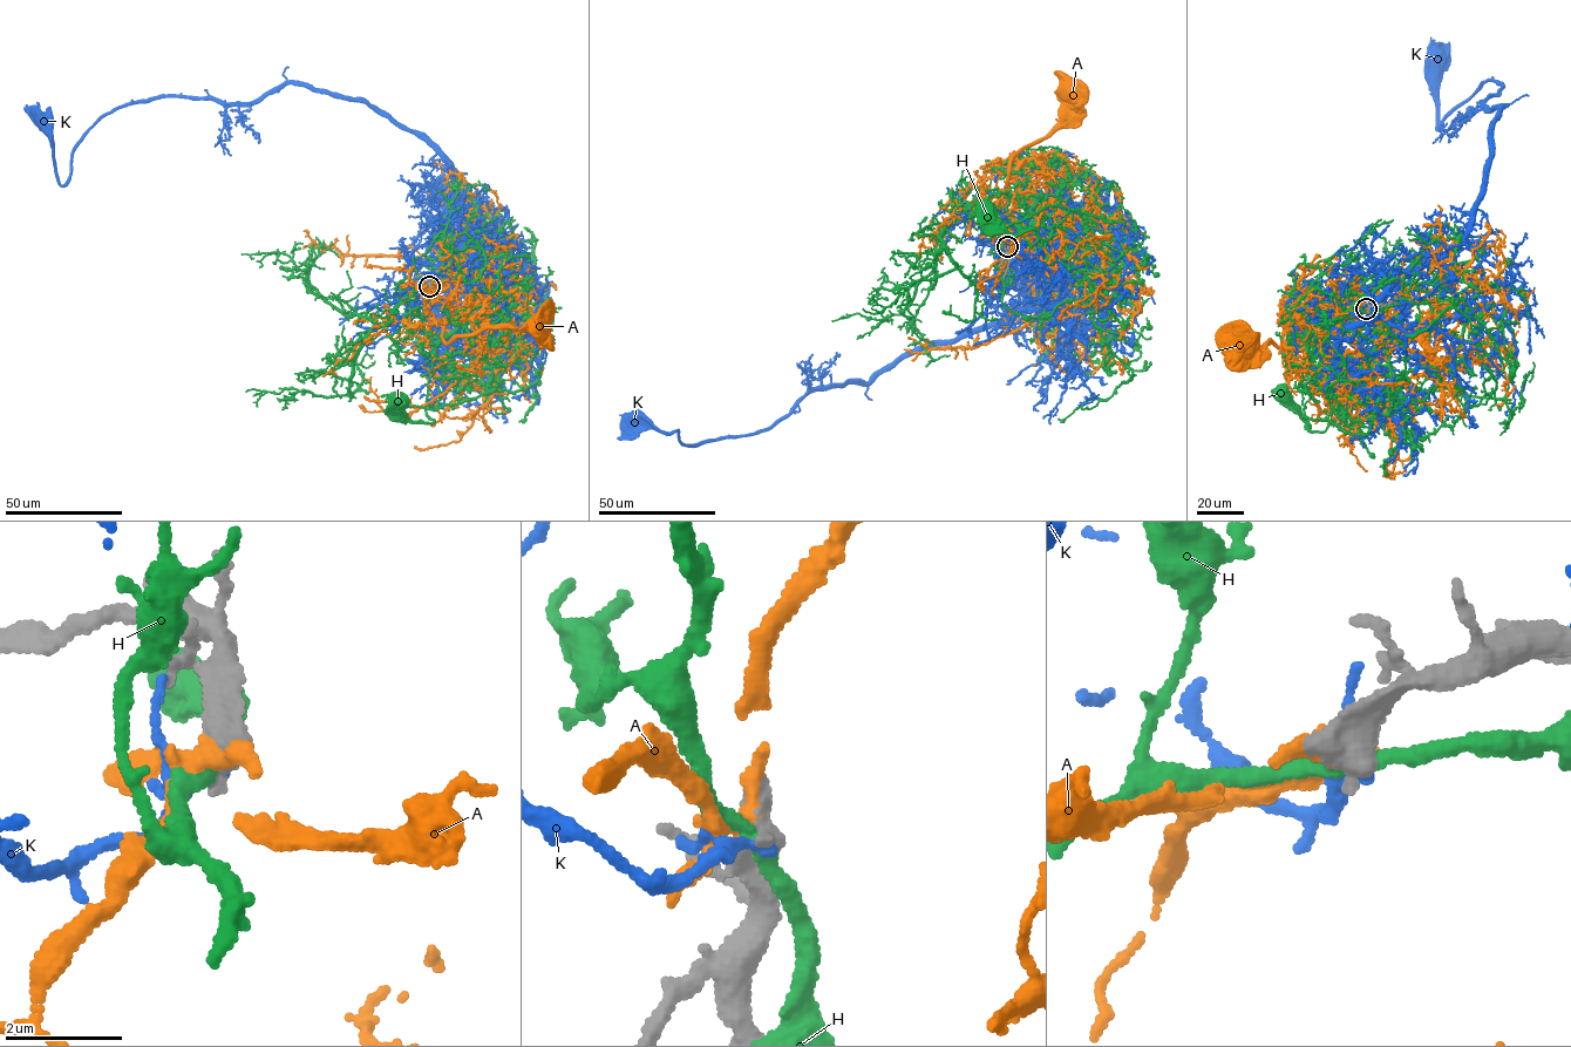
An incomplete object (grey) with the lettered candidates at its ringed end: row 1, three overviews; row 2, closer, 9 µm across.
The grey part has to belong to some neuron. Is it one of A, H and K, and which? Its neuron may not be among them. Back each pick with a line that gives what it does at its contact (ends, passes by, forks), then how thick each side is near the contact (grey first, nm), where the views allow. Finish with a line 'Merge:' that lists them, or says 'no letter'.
A: it passes by; calibres 650 and 320 nm
Merge: A

